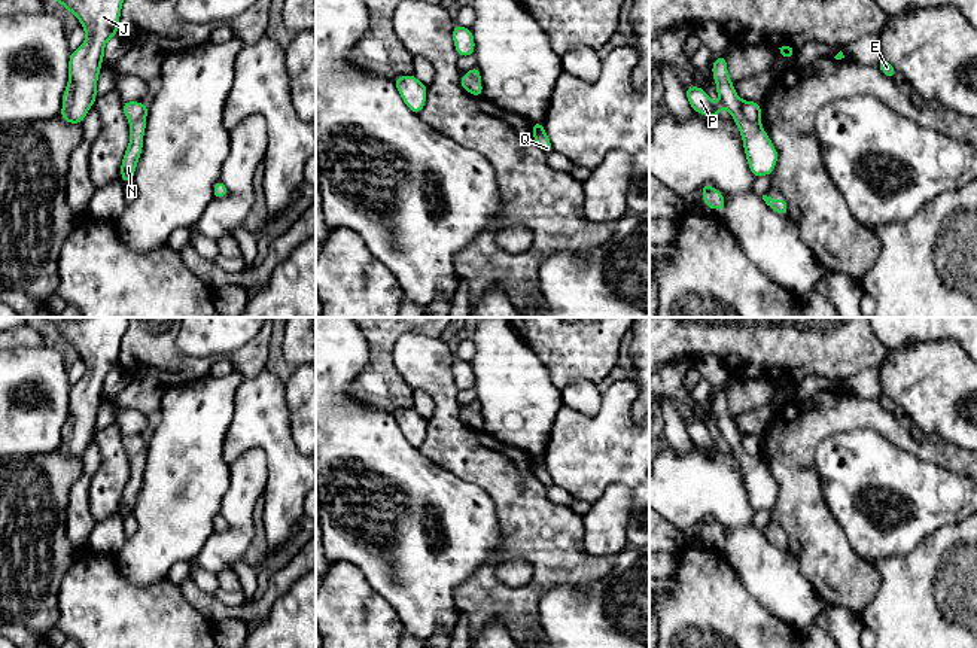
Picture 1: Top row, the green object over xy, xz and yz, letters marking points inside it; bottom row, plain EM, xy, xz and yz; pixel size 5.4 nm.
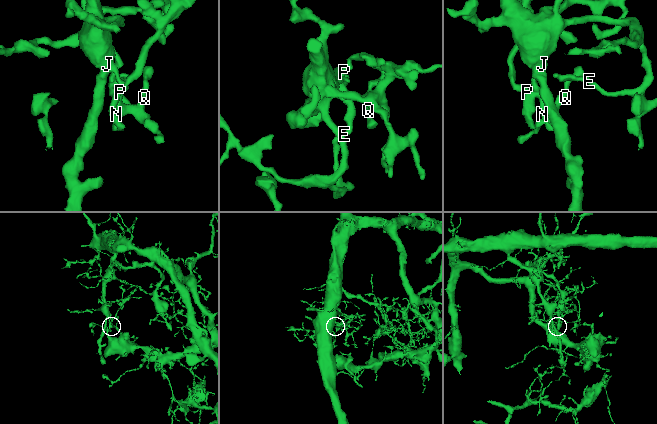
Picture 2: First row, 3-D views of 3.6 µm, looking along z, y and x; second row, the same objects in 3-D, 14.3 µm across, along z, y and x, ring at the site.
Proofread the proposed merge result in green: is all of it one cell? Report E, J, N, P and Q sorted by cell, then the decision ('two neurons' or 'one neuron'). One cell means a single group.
E J N Q / P; two neurons

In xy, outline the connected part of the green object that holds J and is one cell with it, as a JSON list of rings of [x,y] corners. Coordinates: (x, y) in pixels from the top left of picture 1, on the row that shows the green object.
[[[55,0],[73,13],[85,30],[85,42],[69,58],[69,83],[60,116],[69,124],[83,122],[97,98],[97,80],[104,45],[119,33],[124,0]]]

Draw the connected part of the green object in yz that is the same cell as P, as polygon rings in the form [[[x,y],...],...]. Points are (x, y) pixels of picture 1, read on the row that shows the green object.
[[[701,86],[685,88],[691,109],[706,118],[716,118],[721,113],[721,103],[715,104]]]

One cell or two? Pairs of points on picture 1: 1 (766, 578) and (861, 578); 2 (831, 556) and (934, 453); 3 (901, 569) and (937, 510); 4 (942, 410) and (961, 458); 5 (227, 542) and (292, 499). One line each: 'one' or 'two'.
1: two
2: one
3: two
4: two
5: two

